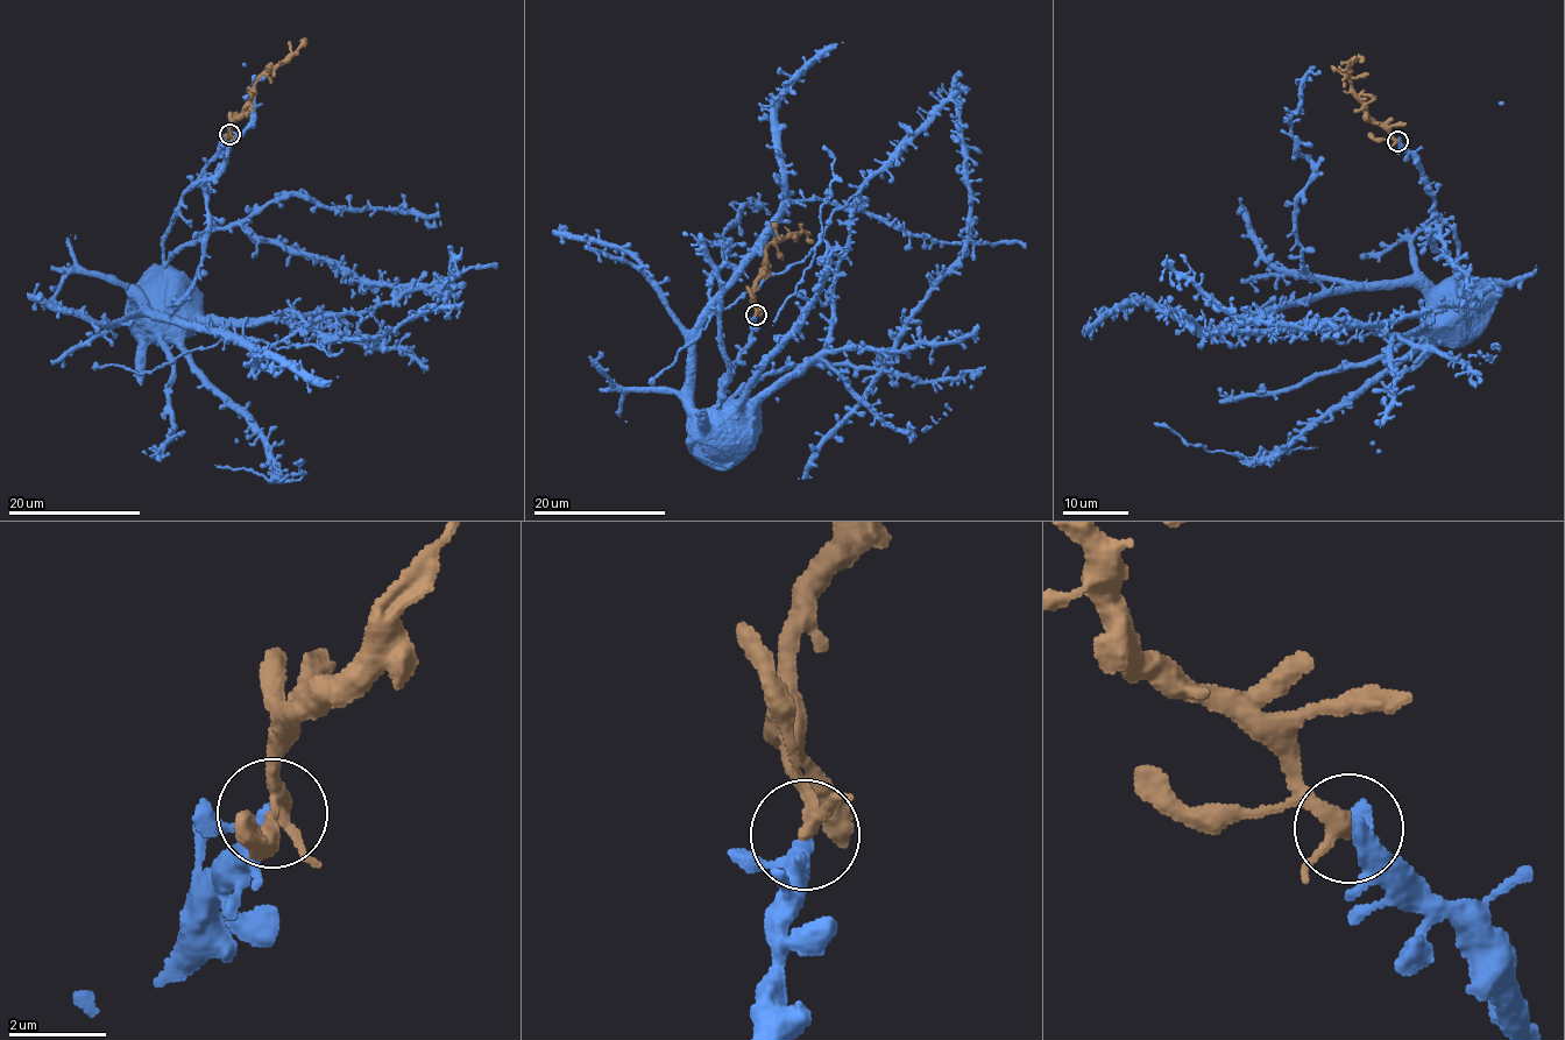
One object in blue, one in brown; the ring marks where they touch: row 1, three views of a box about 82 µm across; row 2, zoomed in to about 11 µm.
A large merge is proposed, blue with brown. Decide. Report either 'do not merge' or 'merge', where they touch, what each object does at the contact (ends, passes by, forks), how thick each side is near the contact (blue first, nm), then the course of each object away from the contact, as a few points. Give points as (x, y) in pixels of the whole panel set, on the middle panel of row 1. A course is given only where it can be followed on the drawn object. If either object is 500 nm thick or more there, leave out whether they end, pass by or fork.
merge; place (756, 315); blue passes by; brown passes by; calibres 320 and 240 nm; course blue (755, 316), (723, 376), (717, 423), (800, 375), (825, 346), (855, 210), (963, 247), (869, 395), (798, 479); course brown (755, 315), (752, 288), (765, 263), (764, 249), (770, 242), (802, 232), (814, 242)

